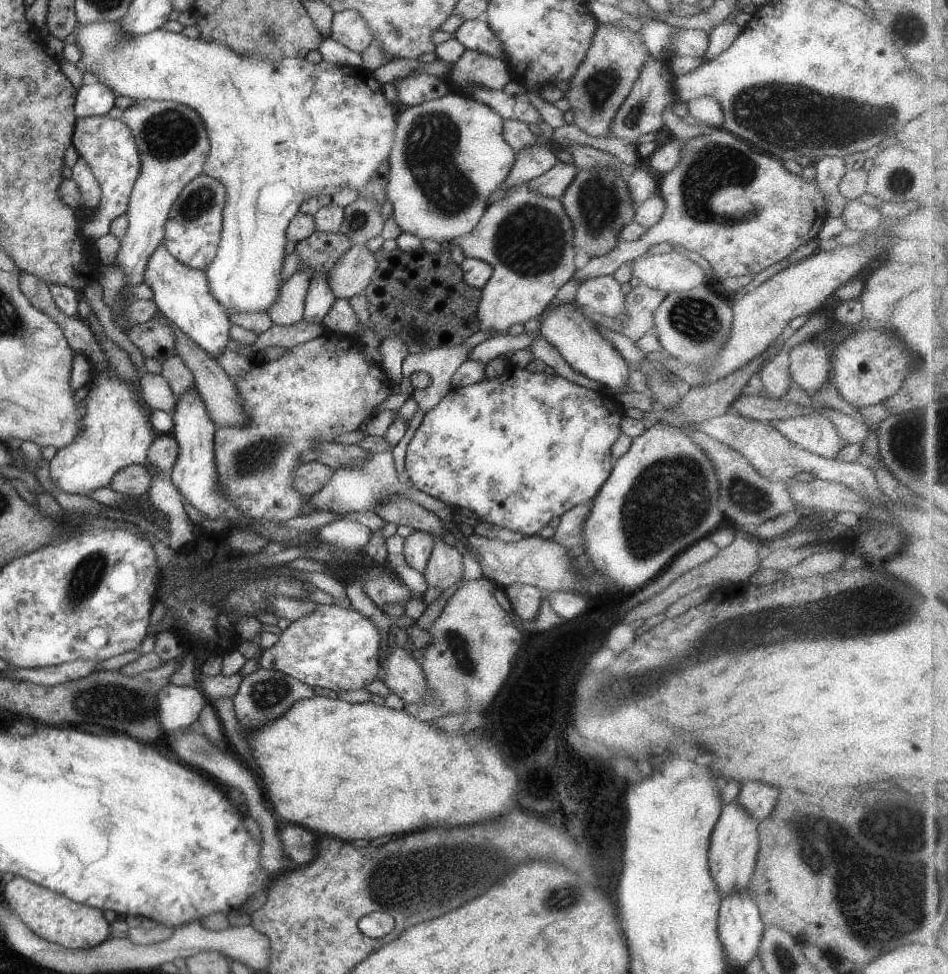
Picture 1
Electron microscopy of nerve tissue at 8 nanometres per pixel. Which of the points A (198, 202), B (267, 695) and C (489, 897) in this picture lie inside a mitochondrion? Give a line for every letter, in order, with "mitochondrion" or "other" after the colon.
A: mitochondrion
B: mitochondrion
C: other

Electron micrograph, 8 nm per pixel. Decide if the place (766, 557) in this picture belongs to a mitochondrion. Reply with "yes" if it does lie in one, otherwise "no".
no

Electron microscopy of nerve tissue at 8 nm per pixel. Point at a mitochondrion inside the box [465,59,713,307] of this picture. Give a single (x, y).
(530, 241)

